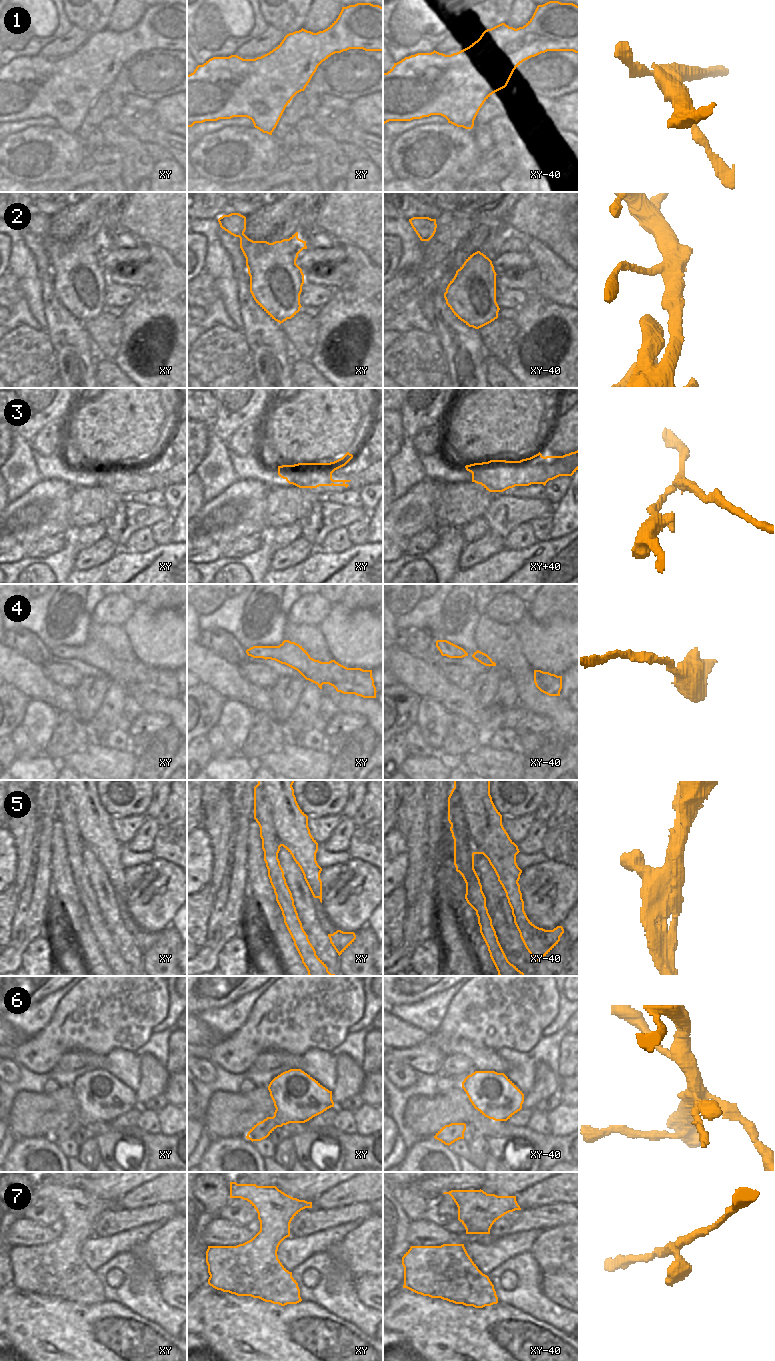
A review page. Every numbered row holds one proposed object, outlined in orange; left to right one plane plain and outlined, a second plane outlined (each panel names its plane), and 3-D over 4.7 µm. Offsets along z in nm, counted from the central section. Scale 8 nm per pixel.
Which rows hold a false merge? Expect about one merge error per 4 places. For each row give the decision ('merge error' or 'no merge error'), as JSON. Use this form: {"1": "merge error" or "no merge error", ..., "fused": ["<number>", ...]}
{"1": "no merge error", "2": "no merge error", "3": "merge error", "4": "no merge error", "5": "merge error", "6": "no merge error", "7": "no merge error", "fused": ["3", "5"]}

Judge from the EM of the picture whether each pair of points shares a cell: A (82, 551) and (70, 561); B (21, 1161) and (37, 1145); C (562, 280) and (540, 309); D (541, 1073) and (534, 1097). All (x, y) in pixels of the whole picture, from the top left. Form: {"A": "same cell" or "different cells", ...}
{"A": "same cell", "B": "same cell", "C": "different cells", "D": "same cell"}

